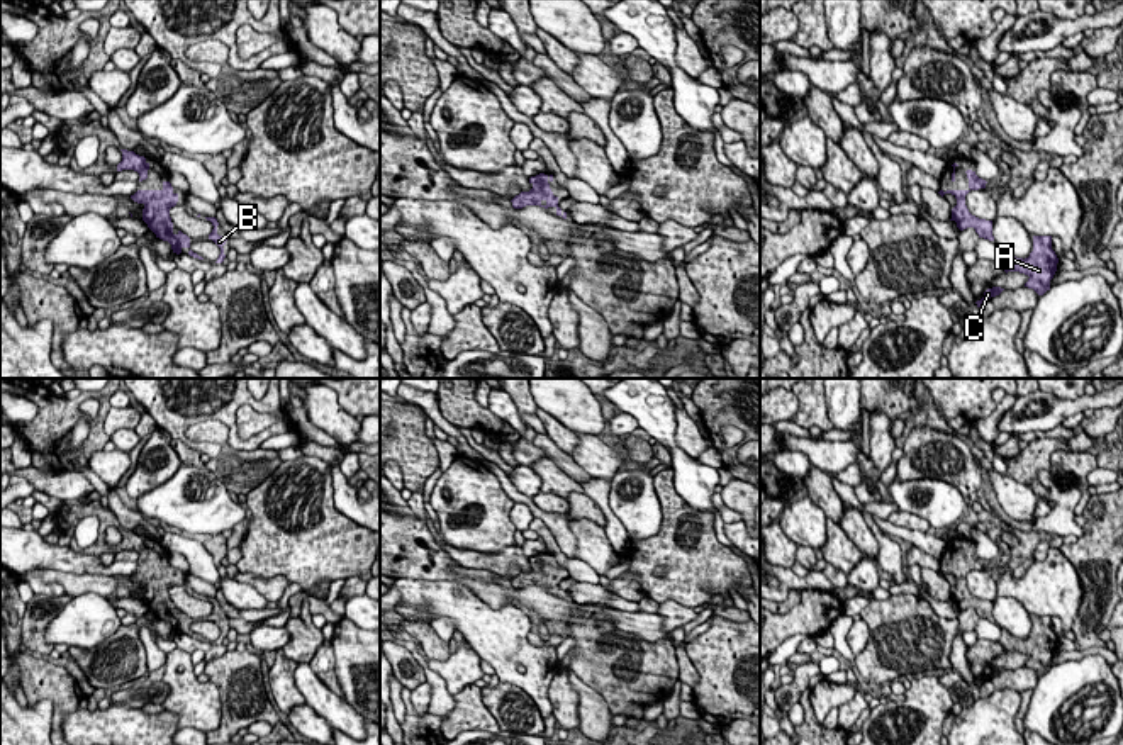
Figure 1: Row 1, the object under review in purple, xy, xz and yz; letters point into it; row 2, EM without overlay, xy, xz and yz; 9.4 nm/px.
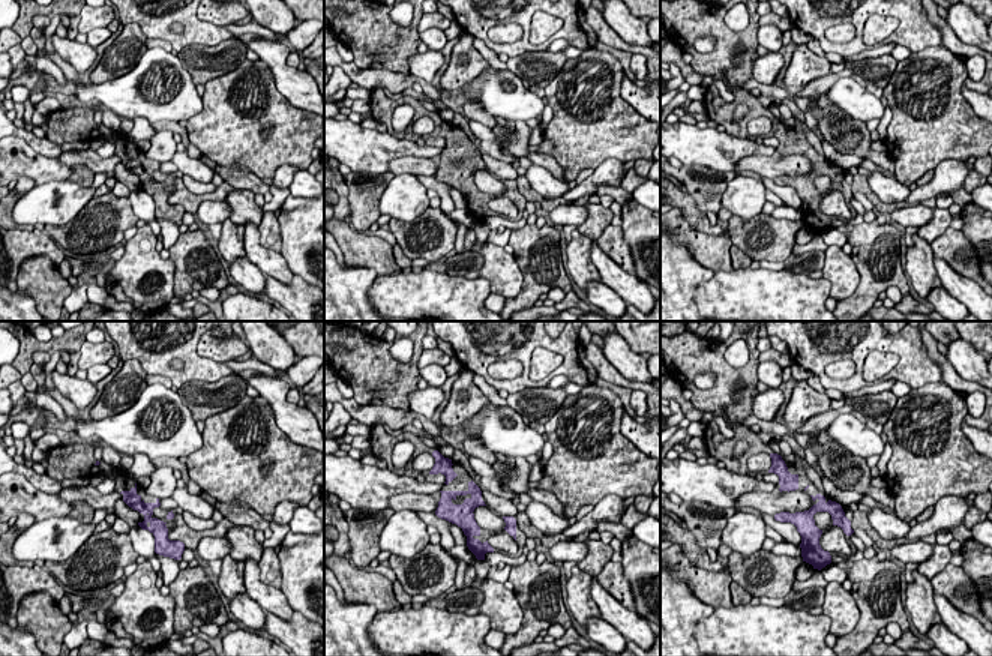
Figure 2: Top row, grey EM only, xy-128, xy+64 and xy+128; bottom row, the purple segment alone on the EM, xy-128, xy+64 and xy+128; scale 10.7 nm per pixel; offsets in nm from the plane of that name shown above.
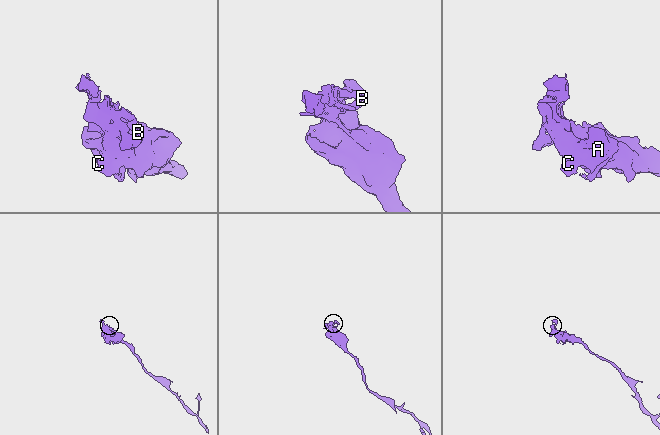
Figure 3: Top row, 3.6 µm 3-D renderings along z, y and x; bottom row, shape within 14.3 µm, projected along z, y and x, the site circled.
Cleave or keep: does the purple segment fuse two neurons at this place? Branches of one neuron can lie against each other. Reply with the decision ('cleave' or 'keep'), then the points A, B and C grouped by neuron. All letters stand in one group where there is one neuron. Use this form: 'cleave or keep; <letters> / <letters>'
keep; A B C

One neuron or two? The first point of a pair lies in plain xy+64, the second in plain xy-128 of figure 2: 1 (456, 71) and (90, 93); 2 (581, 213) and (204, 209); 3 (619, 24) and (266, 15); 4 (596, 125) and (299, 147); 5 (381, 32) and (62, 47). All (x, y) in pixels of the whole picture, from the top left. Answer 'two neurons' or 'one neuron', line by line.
1: two neurons
2: one neuron
3: one neuron
4: one neuron
5: two neurons

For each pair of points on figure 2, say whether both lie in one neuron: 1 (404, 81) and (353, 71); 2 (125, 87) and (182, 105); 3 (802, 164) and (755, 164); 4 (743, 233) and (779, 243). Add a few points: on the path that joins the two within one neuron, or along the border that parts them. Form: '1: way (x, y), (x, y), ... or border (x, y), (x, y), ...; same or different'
1: way (392, 81), (386, 78), (365, 78); same
2: way (138, 102), (147, 108), (167, 108); same
3: way (790, 164), (767, 164); same
4: way (752, 237), (770, 239); same

